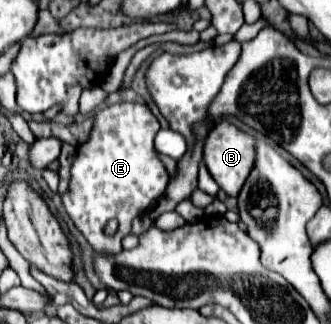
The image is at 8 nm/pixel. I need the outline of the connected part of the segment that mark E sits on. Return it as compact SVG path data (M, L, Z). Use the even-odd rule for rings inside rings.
M118 103L110 105L104 109L96 109L92 113L94 117L94 129L88 137L86 143L78 147L74 165L72 165L72 179L70 179L70 189L62 195L64 207L76 227L82 231L82 235L88 239L88 243L100 251L100 253L120 253L122 251L122 237L130 233L130 223L134 217L140 217L166 189L168 185L168 171L164 163L156 157L154 149L154 137L160 129L158 119L152 115L148 105L144 103ZM110 219L118 219L118 229L114 235L106 235L104 227Z

